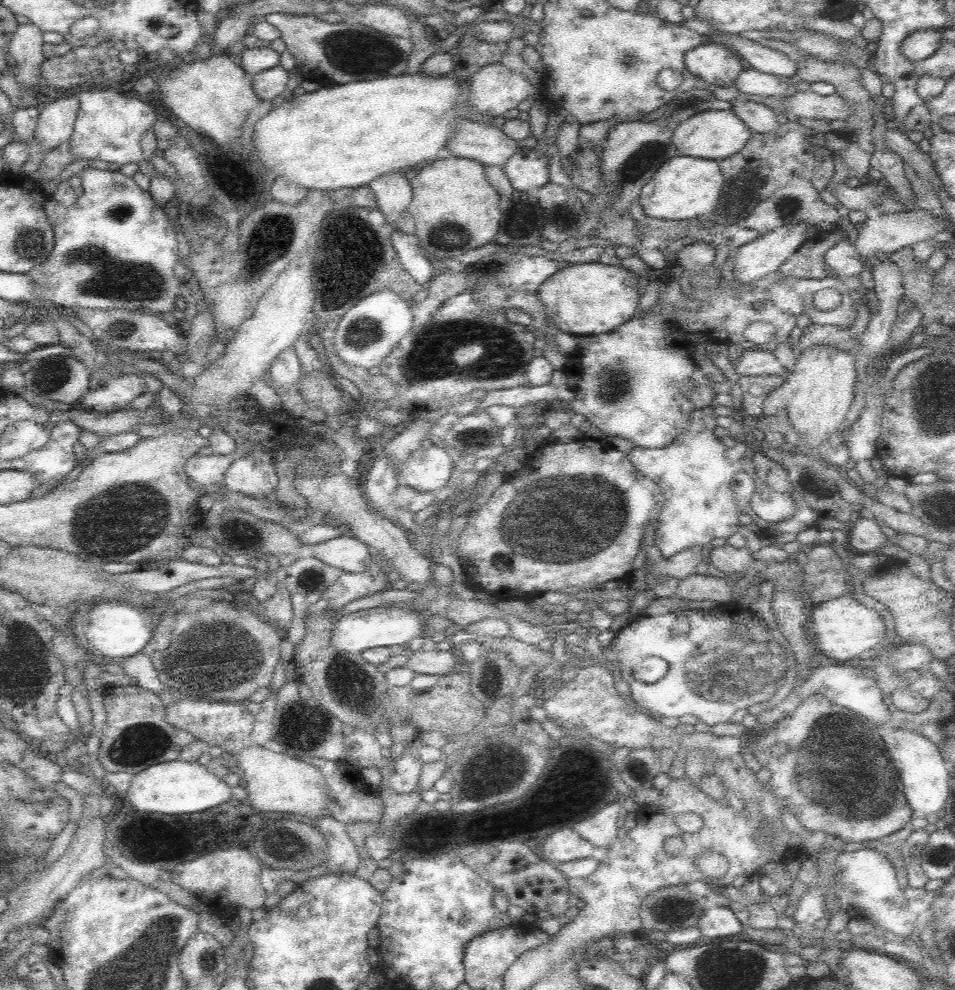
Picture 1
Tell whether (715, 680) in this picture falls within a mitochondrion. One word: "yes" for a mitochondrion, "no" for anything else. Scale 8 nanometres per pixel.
yes

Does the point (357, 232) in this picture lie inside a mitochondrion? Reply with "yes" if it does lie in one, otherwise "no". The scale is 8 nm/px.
yes

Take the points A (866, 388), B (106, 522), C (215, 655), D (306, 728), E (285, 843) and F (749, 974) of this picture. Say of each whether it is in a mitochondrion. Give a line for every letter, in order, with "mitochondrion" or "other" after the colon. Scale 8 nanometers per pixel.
A: other
B: mitochondrion
C: mitochondrion
D: mitochondrion
E: mitochondrion
F: mitochondrion

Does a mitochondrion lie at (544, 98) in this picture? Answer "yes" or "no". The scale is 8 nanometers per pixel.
no

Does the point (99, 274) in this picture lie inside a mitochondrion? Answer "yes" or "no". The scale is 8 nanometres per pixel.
yes

